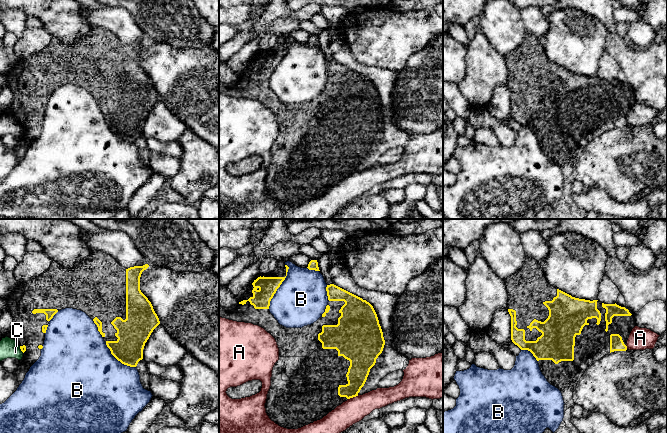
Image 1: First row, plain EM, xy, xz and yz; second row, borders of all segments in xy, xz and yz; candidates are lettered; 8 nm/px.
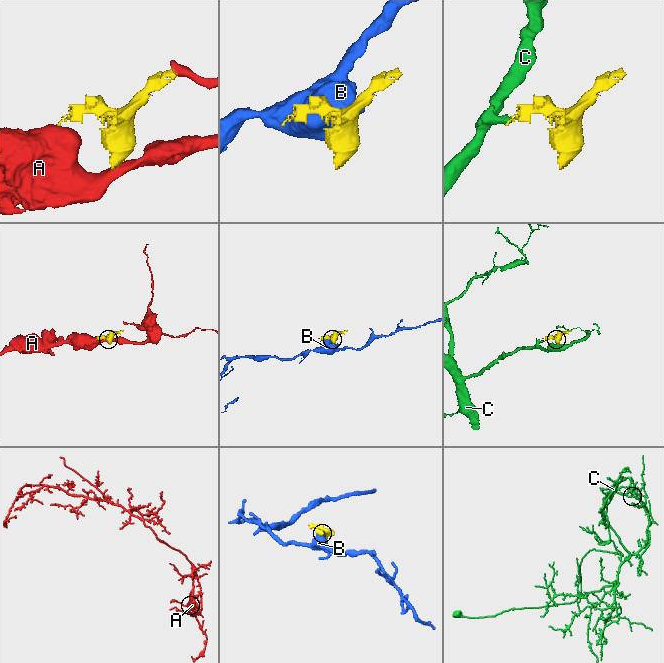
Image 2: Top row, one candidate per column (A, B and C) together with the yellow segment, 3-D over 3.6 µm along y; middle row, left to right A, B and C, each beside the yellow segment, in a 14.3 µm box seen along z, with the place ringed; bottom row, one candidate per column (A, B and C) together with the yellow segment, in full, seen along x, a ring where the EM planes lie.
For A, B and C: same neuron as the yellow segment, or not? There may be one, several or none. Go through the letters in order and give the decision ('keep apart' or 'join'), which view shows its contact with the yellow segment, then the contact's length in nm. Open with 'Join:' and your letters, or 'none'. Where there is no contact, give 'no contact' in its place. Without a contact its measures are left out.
Join: none
A: keep apart; meets yellow in xz; contact 90 nm long
B: keep apart; meets yellow in xz; contact 380 nm long
C: keep apart; meets yellow in xy; contact 70 nm long

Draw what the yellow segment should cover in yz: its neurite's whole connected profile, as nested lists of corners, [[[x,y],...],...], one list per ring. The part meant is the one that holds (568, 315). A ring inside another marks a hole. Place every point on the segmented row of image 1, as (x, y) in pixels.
[[[526,256],[521,269],[504,281],[508,291],[512,342],[521,350],[528,350],[533,354],[542,374],[551,385],[561,391],[567,409],[571,408],[575,404],[573,392],[587,367],[608,353],[627,350],[627,340],[632,329],[636,326],[635,313],[616,303],[604,304],[598,300],[579,299],[556,289],[547,282],[543,266],[532,257]]]

